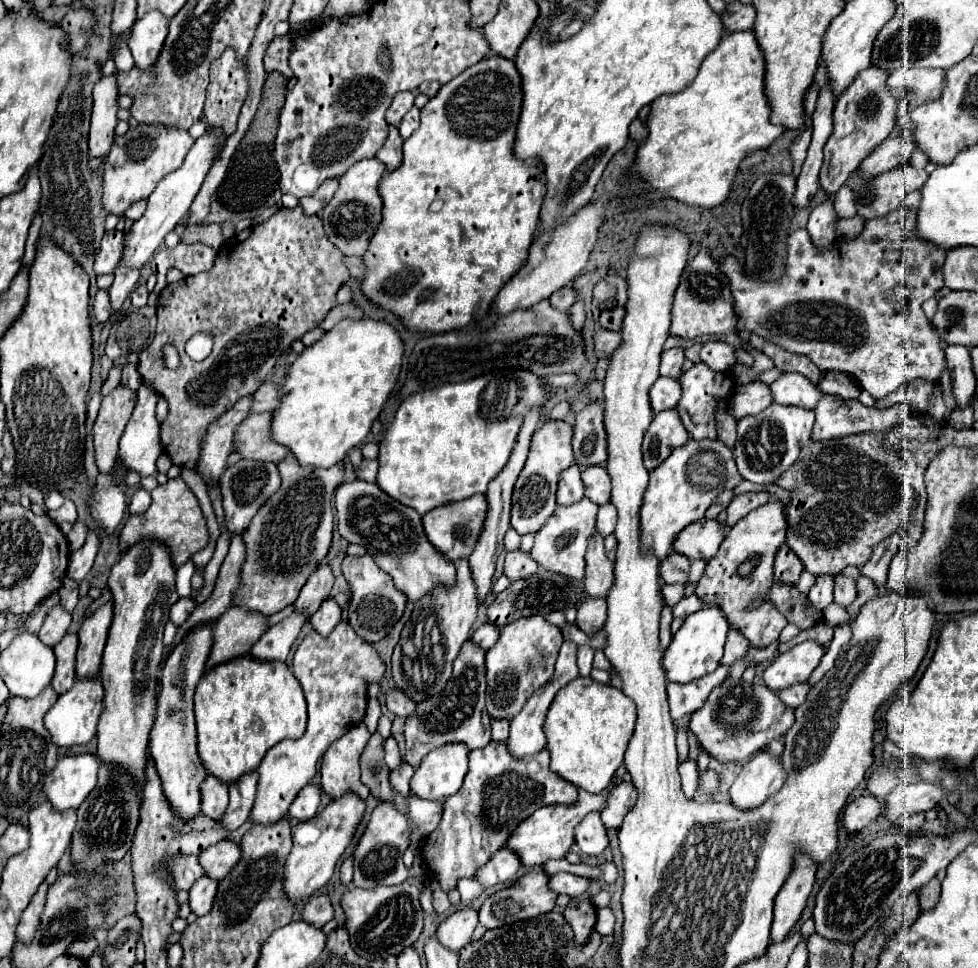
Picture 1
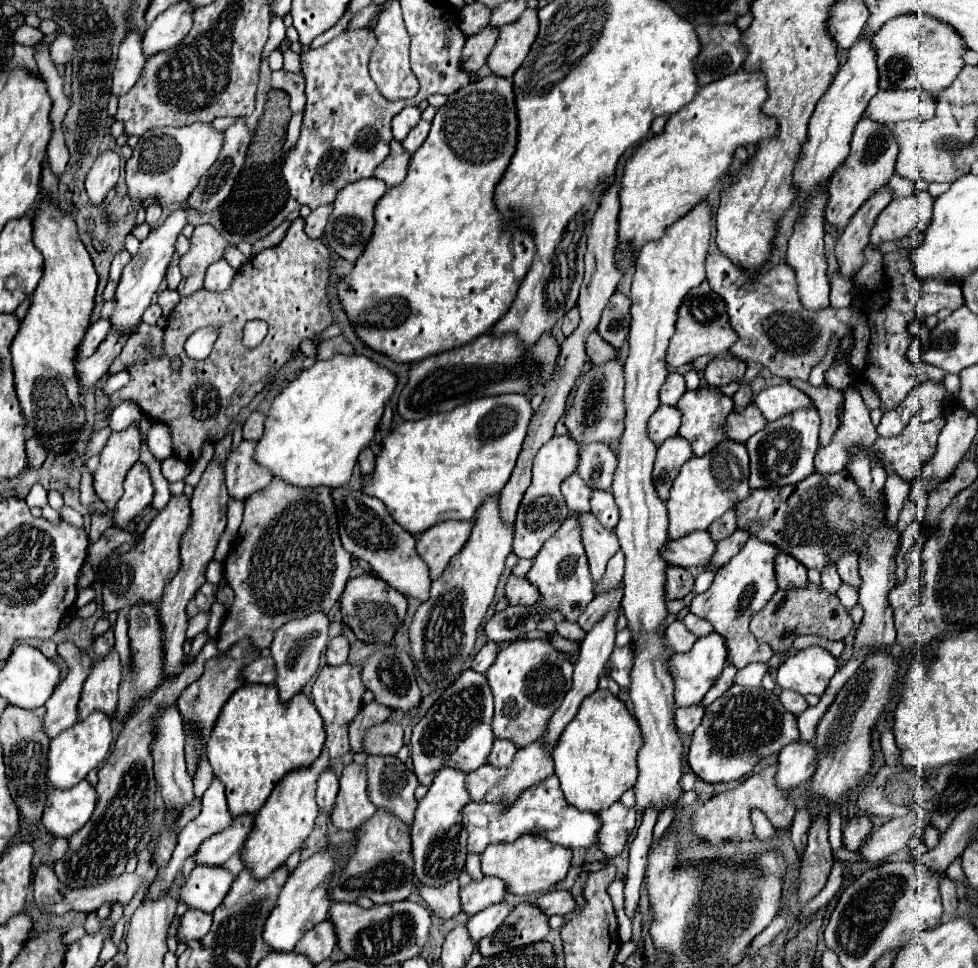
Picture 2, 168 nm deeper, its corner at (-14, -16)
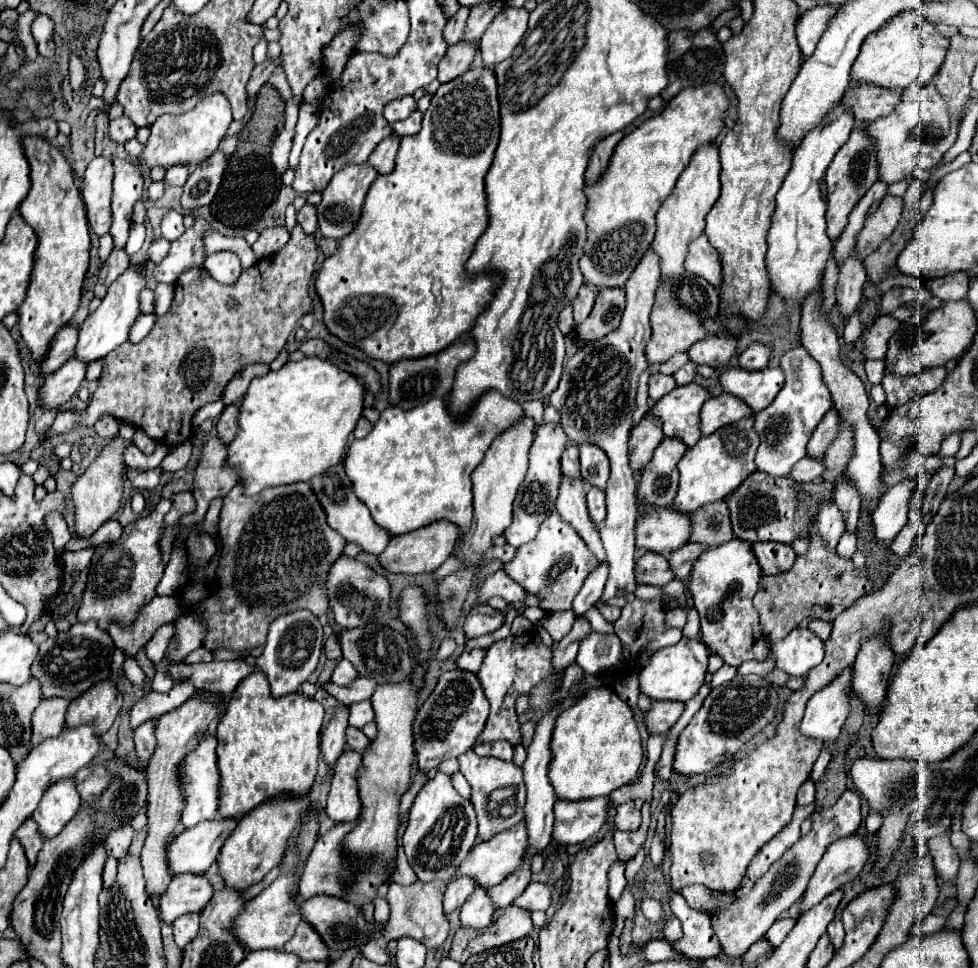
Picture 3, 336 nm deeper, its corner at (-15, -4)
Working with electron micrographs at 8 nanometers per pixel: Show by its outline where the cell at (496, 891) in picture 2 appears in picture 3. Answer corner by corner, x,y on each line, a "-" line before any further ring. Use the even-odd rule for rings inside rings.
460,876
452,882
448,882
448,888
444,892
444,912
448,914
448,912
460,908
466,902
466,898
476,890
476,886
478,886
476,880
470,876

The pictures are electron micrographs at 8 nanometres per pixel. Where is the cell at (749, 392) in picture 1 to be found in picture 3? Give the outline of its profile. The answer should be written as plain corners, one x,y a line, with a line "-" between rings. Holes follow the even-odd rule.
720,394
720,396
714,396
712,400
708,400
702,408
702,436
708,436
712,432
716,432
718,428
726,426
726,424
732,424
732,422
738,422
742,418
748,418
752,416
752,408
732,396
732,394

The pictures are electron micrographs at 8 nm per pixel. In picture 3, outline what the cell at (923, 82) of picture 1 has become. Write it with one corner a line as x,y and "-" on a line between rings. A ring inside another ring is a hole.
860,84
846,96
846,104
852,106
854,118
860,124
870,124
880,116
888,116
894,112
896,104
900,102
902,92
874,86
874,84

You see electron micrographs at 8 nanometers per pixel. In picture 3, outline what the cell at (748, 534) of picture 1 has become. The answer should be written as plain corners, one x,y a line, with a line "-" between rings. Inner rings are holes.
732,538
716,548
708,548
696,560
690,574
690,592
694,598
694,608
700,614
702,642
730,666
740,666
742,662
752,660
752,646
762,634
756,610
752,606
760,578
762,570
752,552
752,544
738,538

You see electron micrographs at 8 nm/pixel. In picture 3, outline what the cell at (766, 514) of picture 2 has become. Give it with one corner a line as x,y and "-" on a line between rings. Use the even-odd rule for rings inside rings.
752,472
732,496
726,498
730,516
732,516
732,528
734,536
748,540
748,542
782,542
792,544
794,538
810,540
810,526
812,518
818,516
818,512
834,500
836,482
796,482
792,478
774,478
764,472

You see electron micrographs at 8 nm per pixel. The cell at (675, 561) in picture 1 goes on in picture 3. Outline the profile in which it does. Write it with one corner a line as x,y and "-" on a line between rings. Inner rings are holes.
646,552
636,560
636,580
638,584
652,584
652,586
666,586
676,578
670,562
662,554

